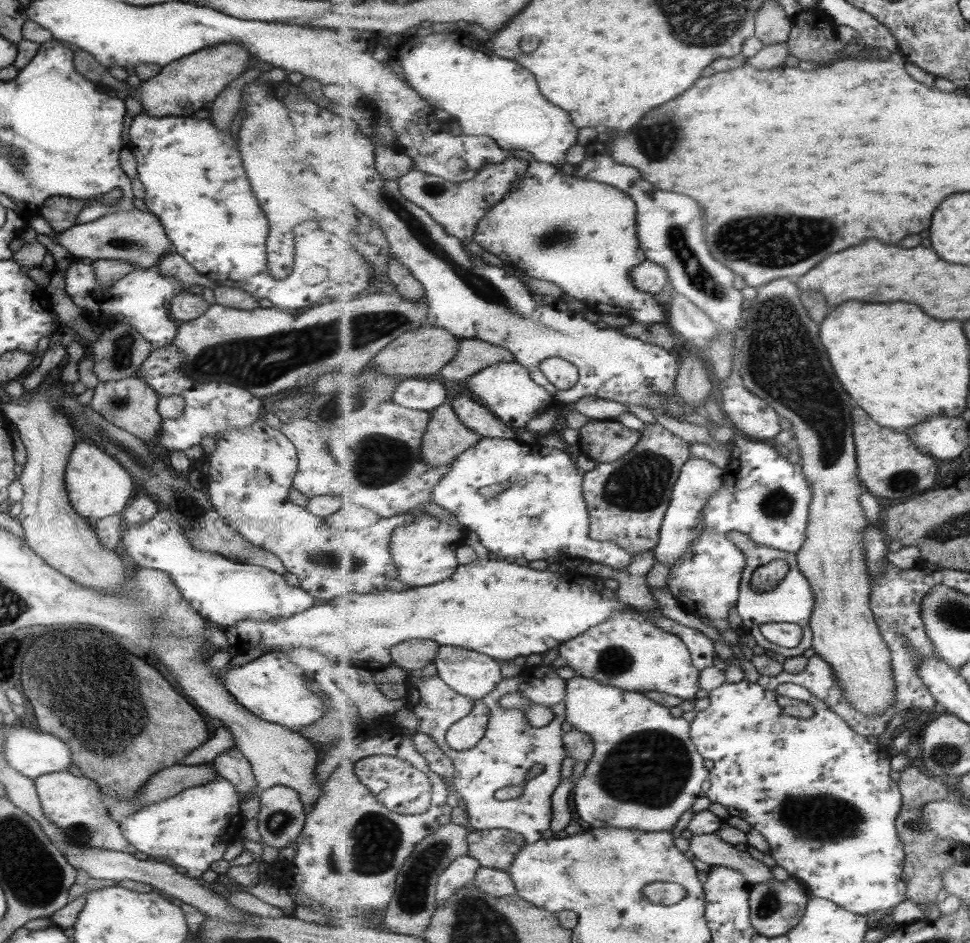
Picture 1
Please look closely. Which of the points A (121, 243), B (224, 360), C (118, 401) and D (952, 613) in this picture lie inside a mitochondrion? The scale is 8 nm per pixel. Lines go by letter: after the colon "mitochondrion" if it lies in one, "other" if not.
A: mitochondrion
B: mitochondrion
C: mitochondrion
D: mitochondrion

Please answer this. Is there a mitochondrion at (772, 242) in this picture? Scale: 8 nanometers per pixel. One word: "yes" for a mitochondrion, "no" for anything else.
yes

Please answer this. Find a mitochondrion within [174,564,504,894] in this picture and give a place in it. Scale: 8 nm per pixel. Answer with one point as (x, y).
(377, 847)

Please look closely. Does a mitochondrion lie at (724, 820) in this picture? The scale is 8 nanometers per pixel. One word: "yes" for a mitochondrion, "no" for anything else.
no

